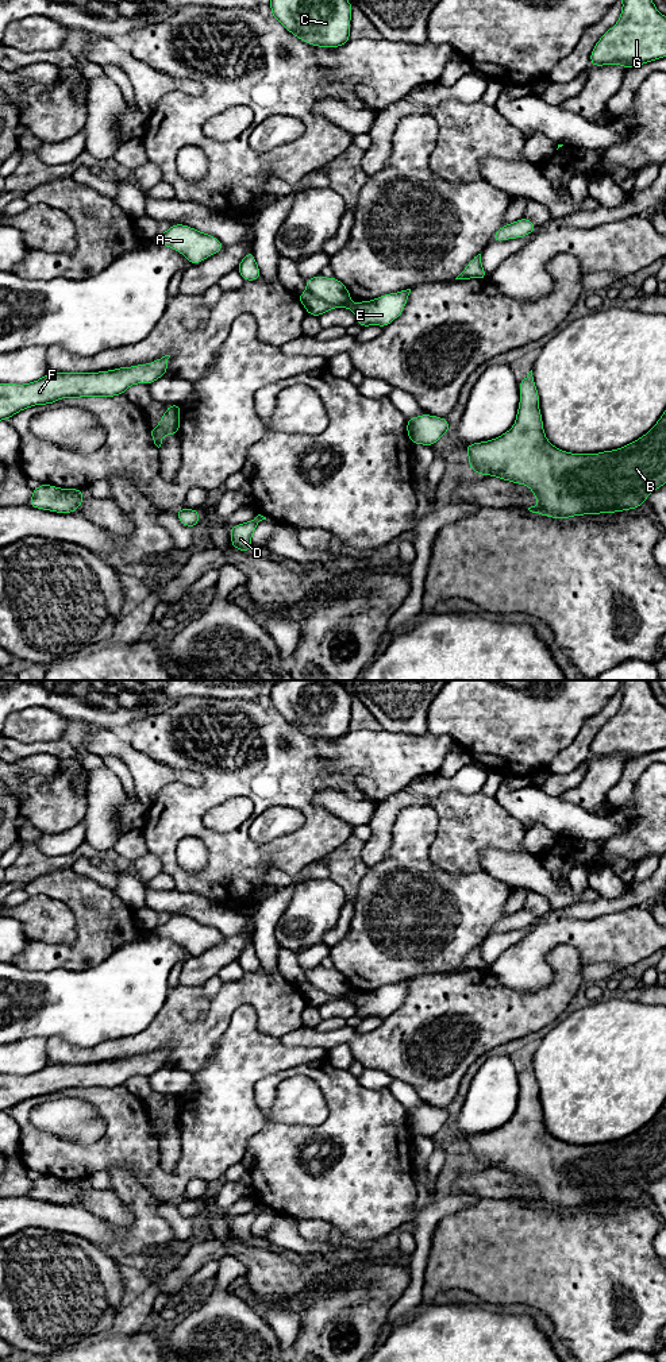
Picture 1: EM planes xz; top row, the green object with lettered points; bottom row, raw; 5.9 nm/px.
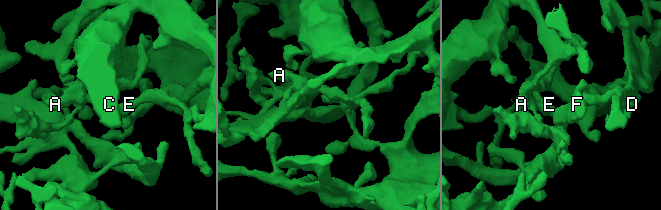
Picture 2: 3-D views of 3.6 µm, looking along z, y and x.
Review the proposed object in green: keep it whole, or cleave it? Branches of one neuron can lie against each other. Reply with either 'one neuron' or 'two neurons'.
two neurons

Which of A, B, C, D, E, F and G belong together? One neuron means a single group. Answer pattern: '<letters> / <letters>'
A / B C D E F G

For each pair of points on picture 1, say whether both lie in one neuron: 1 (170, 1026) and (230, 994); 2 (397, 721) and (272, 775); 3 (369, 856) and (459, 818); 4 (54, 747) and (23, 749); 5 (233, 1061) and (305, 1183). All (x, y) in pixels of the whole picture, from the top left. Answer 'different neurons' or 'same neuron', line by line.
1: same neuron
2: different neurons
3: same neuron
4: same neuron
5: different neurons

